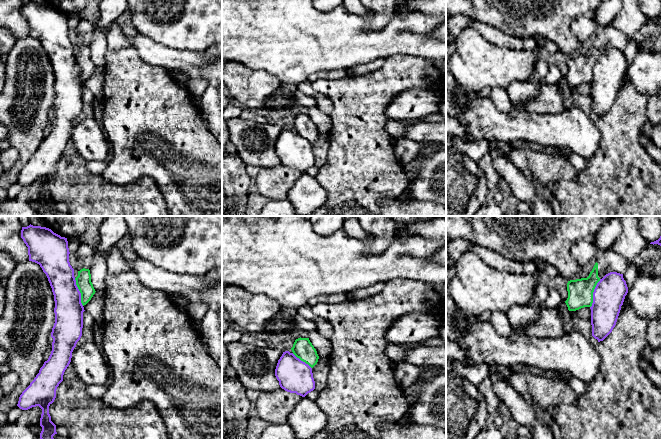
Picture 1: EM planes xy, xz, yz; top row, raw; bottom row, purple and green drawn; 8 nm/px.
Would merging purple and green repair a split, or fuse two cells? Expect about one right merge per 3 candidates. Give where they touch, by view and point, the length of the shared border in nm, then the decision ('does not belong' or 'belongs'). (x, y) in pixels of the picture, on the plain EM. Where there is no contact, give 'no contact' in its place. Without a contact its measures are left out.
contact yz (593, 69); length 240 nm; does not belong

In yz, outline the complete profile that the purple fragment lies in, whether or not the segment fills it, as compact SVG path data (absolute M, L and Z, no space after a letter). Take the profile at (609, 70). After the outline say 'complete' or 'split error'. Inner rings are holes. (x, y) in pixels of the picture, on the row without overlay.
M610 48L597 59L590 85L592 112L598 118L603 117L615 103L627 69L623 50Z | complete

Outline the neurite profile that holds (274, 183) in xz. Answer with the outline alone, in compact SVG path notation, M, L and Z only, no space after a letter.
M279 163L274 168L261 168L256 176L257 193L270 200L284 200L303 173Z

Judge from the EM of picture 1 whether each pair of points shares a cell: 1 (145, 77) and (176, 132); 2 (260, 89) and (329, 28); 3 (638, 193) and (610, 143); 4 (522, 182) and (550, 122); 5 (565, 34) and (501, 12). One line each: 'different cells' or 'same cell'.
1: same cell
2: different cells
3: same cell
4: different cells
5: same cell

